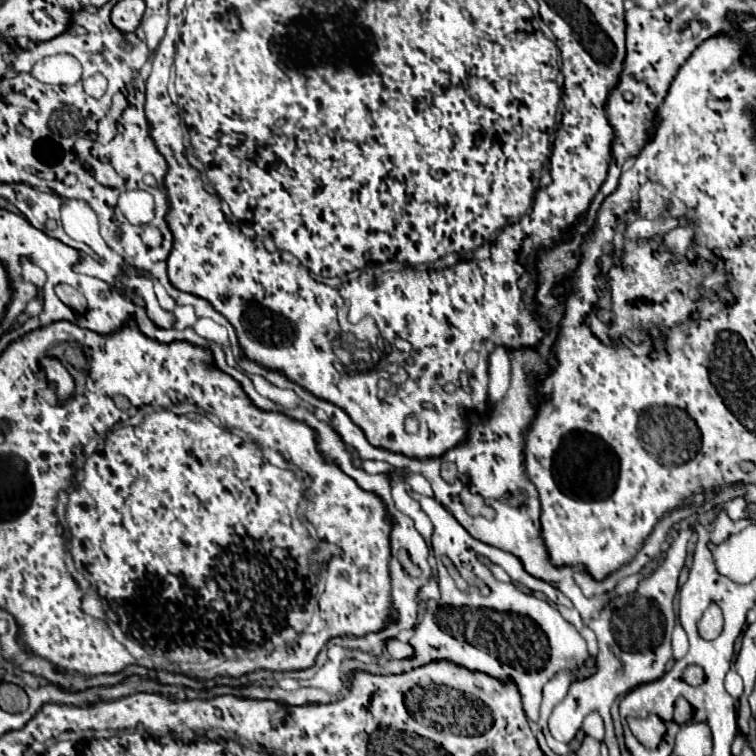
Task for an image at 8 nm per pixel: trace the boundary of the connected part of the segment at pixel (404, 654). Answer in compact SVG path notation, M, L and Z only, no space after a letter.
M391 639L391 643L387 643L387 651L391 653L391 657L395 659L409 659L415 657L415 651L409 643L401 643L397 639Z

